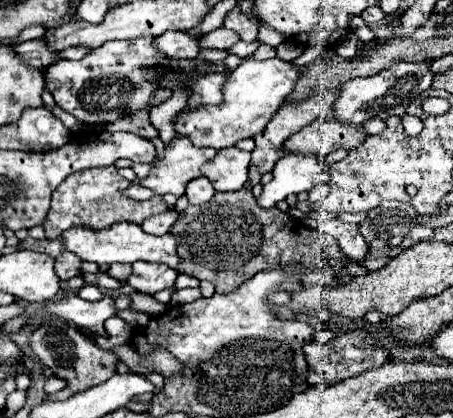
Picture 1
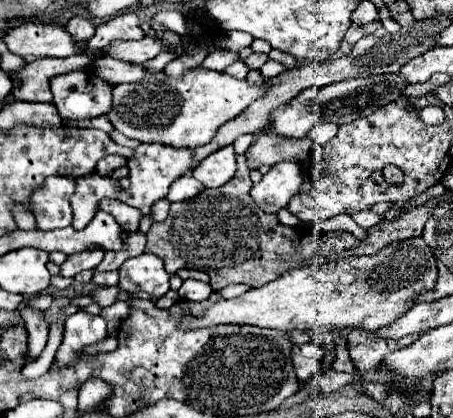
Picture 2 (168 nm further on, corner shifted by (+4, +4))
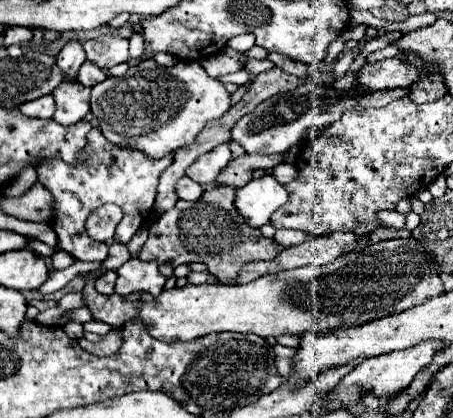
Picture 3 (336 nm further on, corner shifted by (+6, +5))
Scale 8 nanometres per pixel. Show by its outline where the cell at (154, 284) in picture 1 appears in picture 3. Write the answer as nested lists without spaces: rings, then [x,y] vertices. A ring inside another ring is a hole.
[[[130,259],[118,269],[116,293],[130,295],[130,293],[146,291],[152,297],[156,297],[164,289],[164,283],[166,277],[158,271],[158,265],[154,261],[144,263],[140,259]]]

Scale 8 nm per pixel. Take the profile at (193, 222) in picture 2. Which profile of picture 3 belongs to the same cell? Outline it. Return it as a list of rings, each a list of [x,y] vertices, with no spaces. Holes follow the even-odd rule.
[[[210,187],[198,201],[178,201],[150,225],[148,241],[138,257],[142,261],[156,261],[166,277],[170,277],[182,263],[200,261],[224,285],[236,279],[244,263],[274,259],[282,247],[278,247],[272,239],[266,239],[260,229],[244,225],[244,219],[234,207],[234,197],[236,191],[232,187]]]

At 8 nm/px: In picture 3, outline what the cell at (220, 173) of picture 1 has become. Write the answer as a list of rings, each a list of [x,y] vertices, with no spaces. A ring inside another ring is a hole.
[[[218,145],[212,151],[200,155],[200,159],[196,159],[192,167],[188,167],[186,177],[200,185],[214,185],[218,173],[228,165],[228,161],[230,161],[228,145]]]

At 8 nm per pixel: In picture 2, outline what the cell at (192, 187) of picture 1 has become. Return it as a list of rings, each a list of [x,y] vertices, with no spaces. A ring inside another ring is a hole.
[[[184,174],[178,180],[174,180],[174,184],[170,186],[168,192],[168,200],[170,202],[182,202],[182,200],[190,200],[194,198],[198,192],[202,192],[206,186],[202,182],[198,182],[192,174]]]

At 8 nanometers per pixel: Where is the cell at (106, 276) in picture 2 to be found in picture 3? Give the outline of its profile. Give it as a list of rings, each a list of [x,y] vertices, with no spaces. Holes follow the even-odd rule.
[[[106,271],[104,275],[100,275],[96,279],[96,289],[104,295],[110,295],[114,293],[114,281],[116,281],[116,273],[114,271]]]

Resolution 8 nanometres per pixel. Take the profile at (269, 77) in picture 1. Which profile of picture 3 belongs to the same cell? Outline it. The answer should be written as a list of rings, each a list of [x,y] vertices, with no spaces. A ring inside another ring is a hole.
[[[146,59],[130,67],[122,77],[108,77],[94,85],[90,97],[90,111],[98,119],[102,135],[118,147],[142,151],[152,159],[190,145],[208,121],[222,117],[228,109],[228,91],[198,61],[162,67],[154,59]]]

